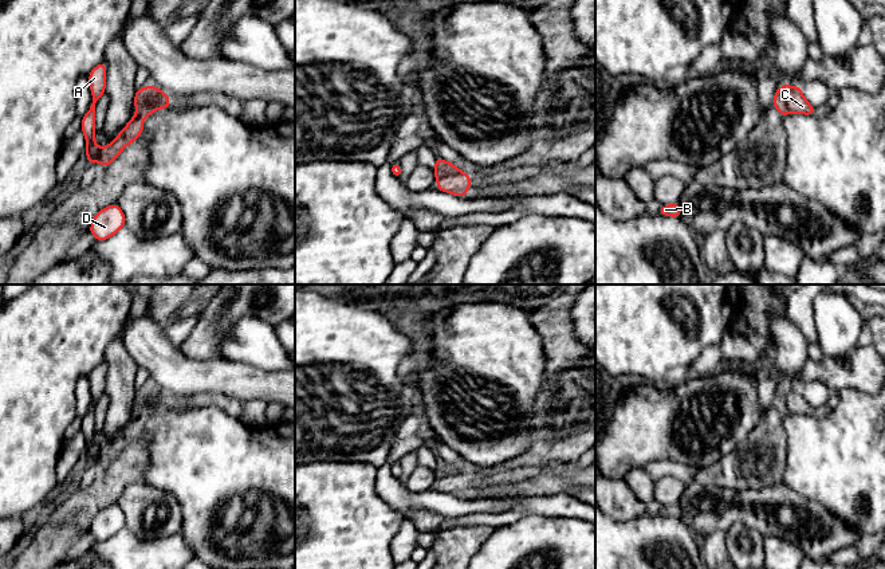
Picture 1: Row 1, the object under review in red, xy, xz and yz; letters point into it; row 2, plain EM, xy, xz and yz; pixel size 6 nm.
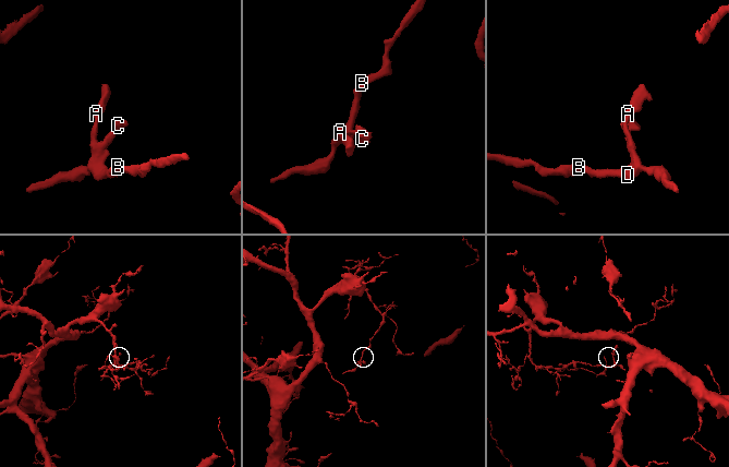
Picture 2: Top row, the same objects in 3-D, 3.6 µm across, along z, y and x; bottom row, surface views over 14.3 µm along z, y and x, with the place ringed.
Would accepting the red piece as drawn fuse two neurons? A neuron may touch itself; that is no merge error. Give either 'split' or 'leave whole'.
split

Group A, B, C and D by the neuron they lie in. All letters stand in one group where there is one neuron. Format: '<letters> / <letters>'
A B D / C

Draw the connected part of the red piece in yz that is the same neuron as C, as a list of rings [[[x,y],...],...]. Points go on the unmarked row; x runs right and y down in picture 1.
[[[791,386],[791,392],[786,399],[788,413],[814,416],[815,408],[813,408],[803,397],[799,386]]]

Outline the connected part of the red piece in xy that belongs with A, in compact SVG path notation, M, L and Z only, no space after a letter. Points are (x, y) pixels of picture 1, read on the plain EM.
M102 361L88 374L90 391L93 395L93 404L82 419L80 431L86 439L86 456L88 466L101 460L102 468L107 468L119 454L143 432L142 421L156 411L149 405L149 399L154 397L160 391L156 386L146 386L135 391L134 407L137 415L131 417L130 423L121 431L121 433L111 442L109 447L98 448L95 444L95 404L105 395L106 389L106 364Z

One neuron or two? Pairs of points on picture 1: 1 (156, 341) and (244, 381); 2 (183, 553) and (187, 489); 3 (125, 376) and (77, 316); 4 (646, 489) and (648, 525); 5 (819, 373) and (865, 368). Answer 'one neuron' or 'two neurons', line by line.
1: one neuron
2: two neurons
3: two neurons
4: two neurons
5: one neuron

